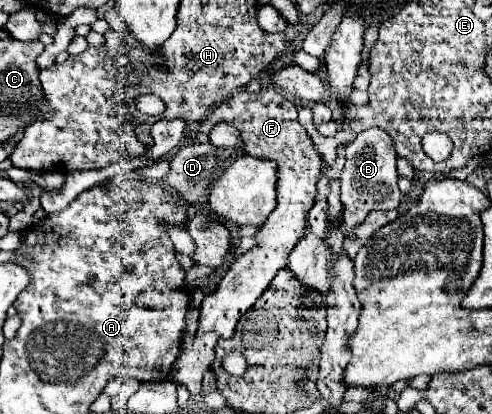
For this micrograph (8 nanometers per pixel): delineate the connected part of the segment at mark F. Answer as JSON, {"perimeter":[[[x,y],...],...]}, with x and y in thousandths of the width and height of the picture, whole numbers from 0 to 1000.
{"perimeter":[[[541,208],[524,227],[508,227],[500,217],[467,227],[459,242],[443,246],[427,266],[415,295],[407,295],[407,319],[423,324],[423,314],[431,314],[451,290],[472,295],[492,319],[496,362],[504,372],[565,391],[565,498],[553,507],[553,517],[520,565],[524,594],[476,628],[467,652],[443,686],[443,700],[435,710],[423,710],[407,739],[407,783],[390,836],[370,841],[350,889],[350,908],[362,913],[362,923],[378,928],[390,957],[411,947],[411,908],[427,894],[427,879],[435,870],[435,836],[443,831],[443,821],[472,816],[488,763],[533,715],[565,652],[581,643],[585,614],[593,609],[614,556],[626,541],[622,522],[638,493],[642,440],[654,425],[654,382],[638,362],[622,314],[606,295],[602,256],[581,246],[581,237],[557,213]]]}

